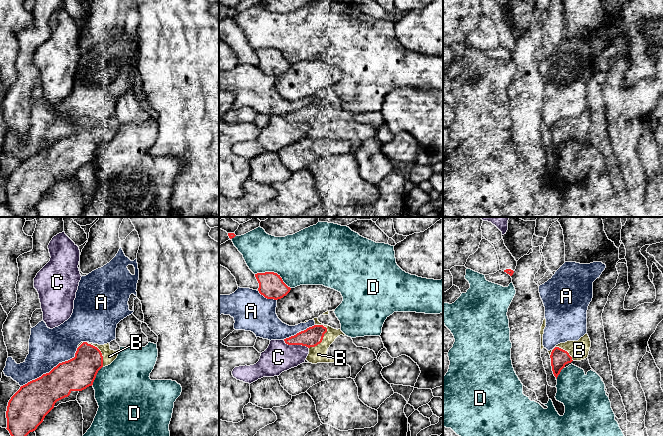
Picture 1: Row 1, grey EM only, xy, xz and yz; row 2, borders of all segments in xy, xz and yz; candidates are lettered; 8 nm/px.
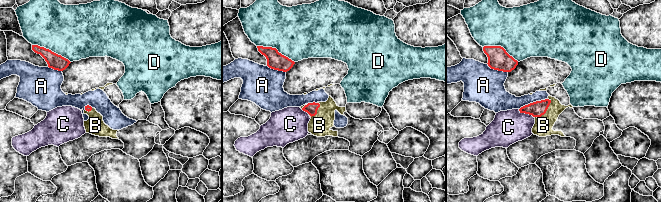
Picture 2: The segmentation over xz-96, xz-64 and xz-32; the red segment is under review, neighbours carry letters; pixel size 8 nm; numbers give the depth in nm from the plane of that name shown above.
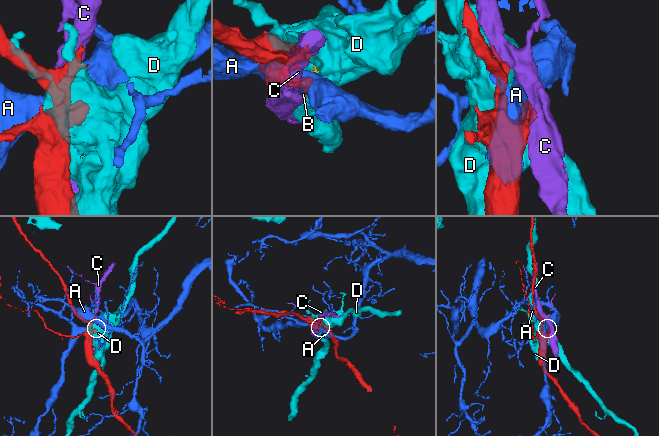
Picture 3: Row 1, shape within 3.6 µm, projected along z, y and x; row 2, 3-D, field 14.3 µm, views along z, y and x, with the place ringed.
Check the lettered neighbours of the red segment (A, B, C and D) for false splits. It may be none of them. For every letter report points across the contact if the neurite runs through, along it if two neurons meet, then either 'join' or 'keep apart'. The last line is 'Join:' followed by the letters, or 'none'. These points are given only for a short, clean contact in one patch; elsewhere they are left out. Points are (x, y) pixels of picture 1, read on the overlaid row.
A: keep apart
B: join
C: keep apart
D: keep apart
Join: B

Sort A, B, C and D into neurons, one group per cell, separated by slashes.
A / B / C / D

